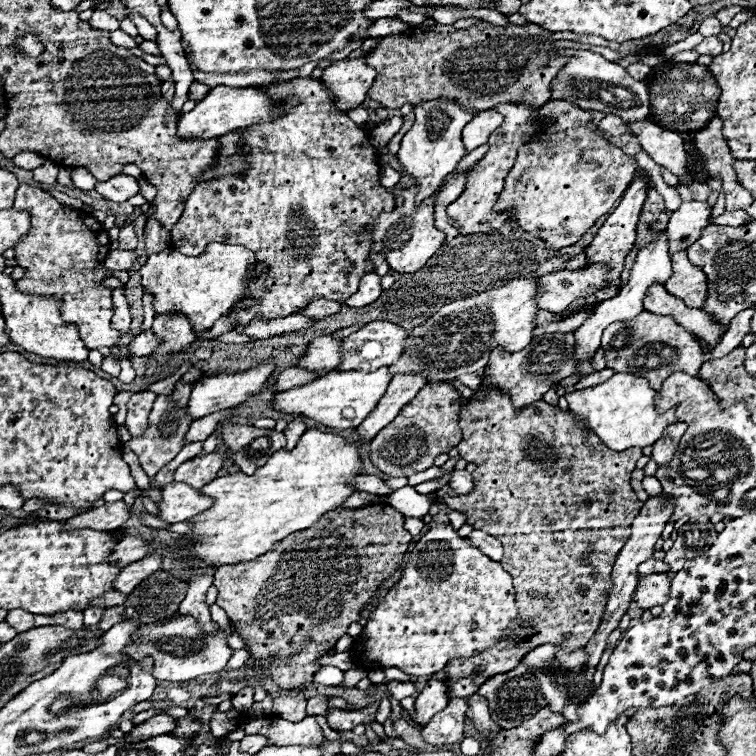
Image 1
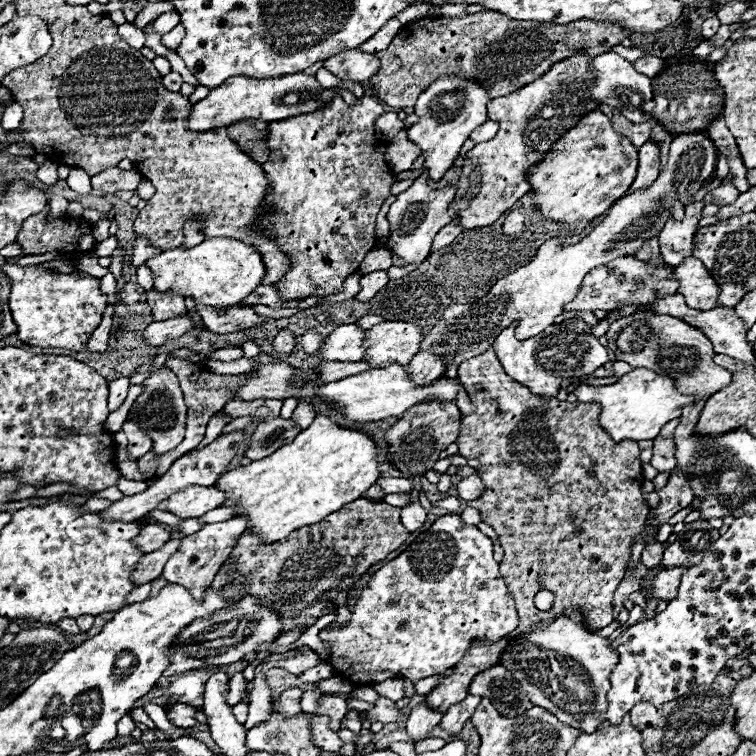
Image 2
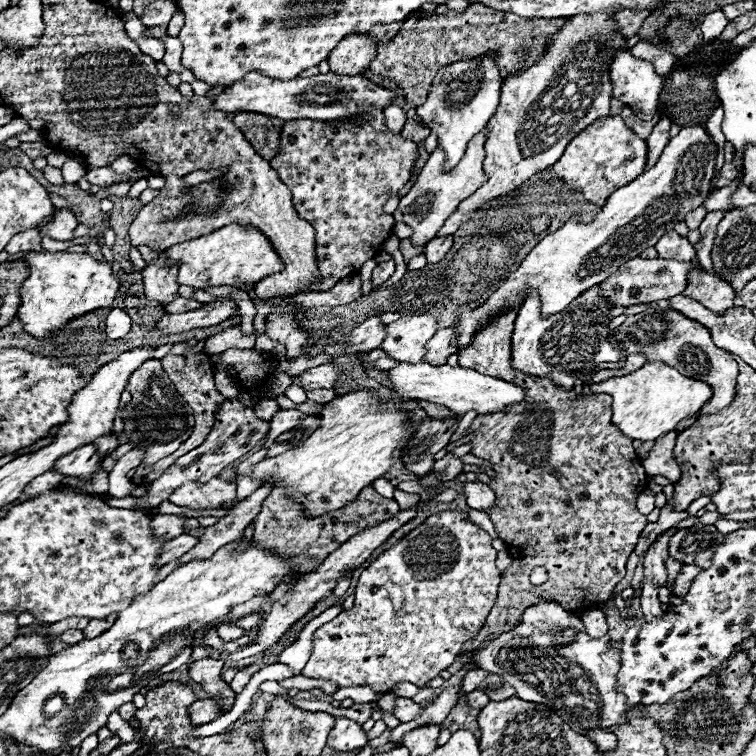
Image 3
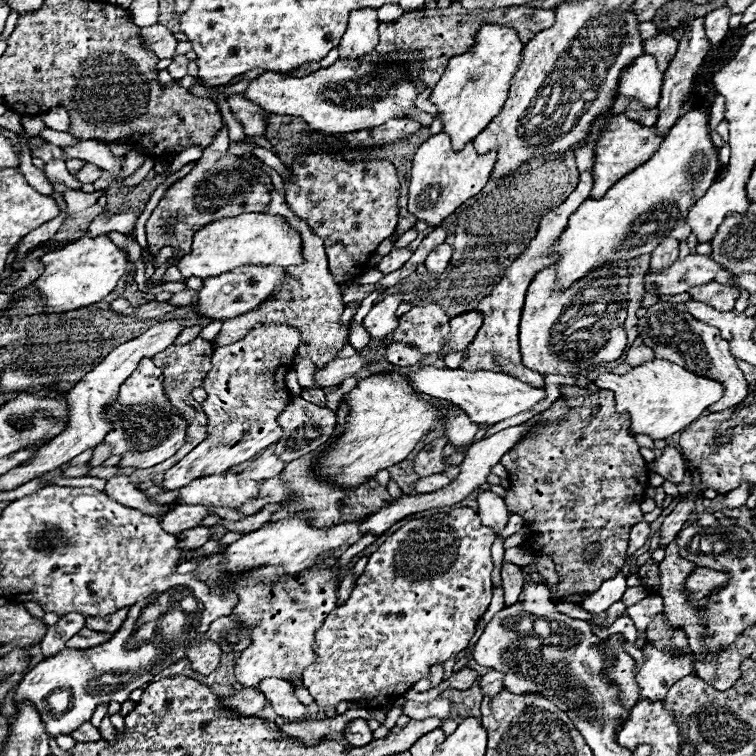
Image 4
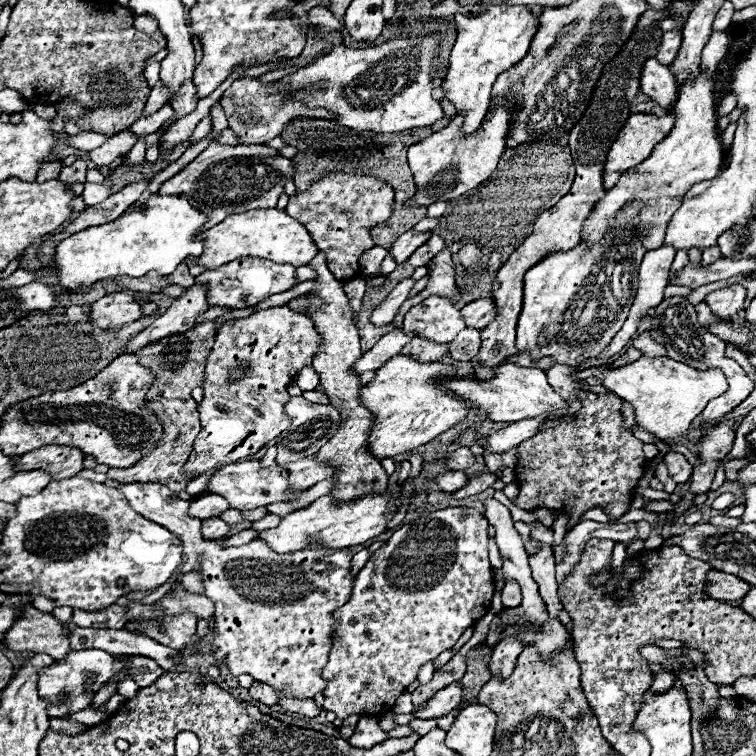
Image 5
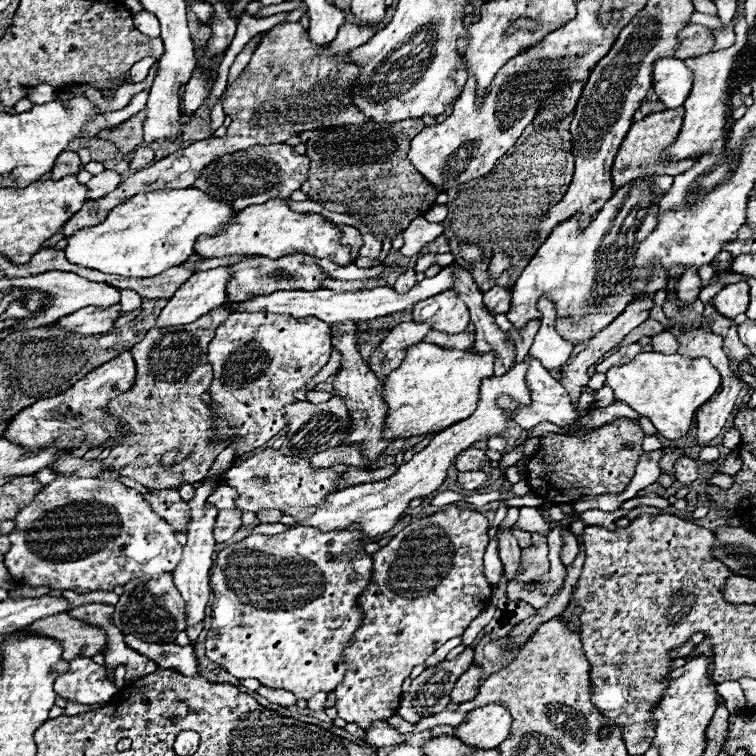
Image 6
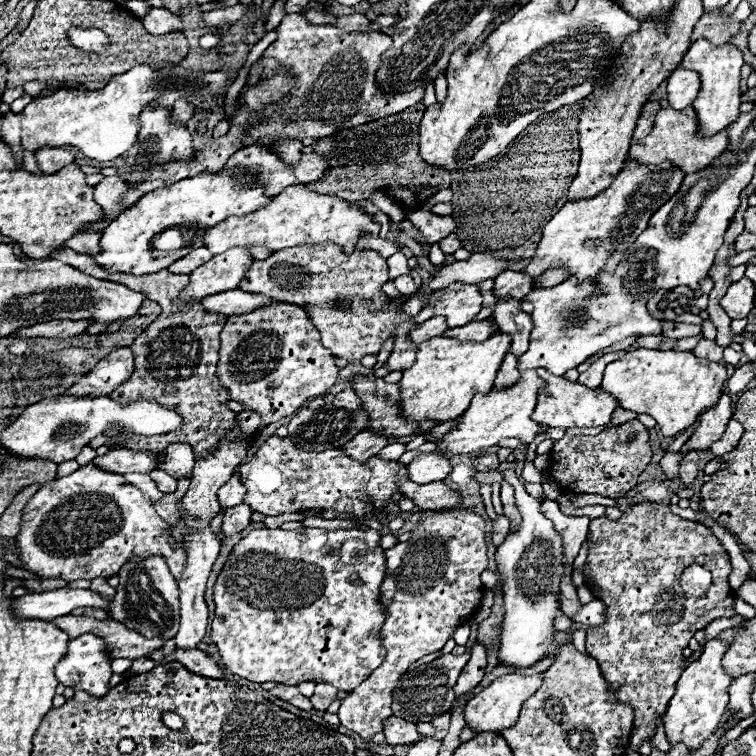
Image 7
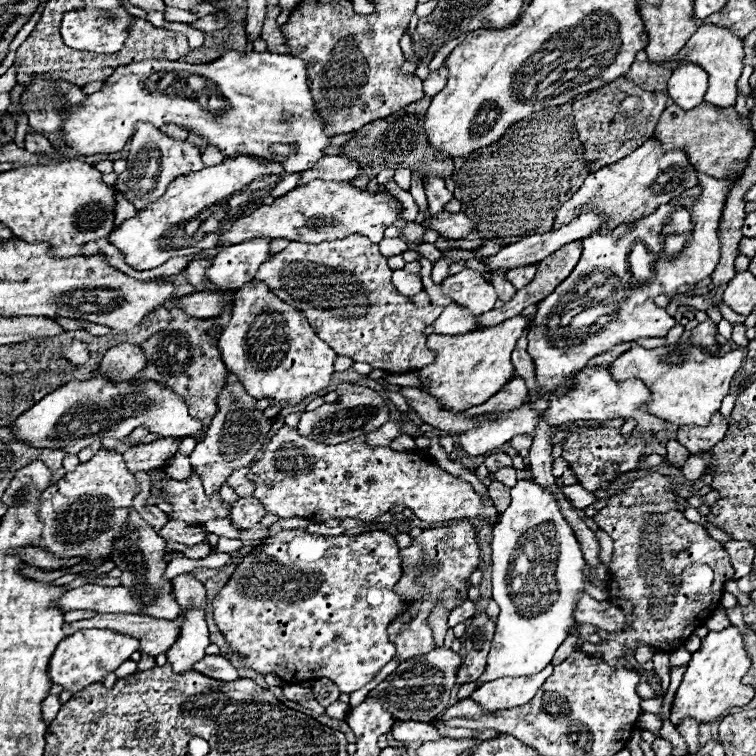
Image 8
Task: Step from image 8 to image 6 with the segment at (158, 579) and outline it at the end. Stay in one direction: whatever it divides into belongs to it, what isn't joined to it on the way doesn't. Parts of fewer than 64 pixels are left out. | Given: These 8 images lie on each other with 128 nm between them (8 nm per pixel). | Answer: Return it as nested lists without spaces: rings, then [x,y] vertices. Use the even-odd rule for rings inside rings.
[[[164,574],[160,580],[148,582],[128,582],[124,594],[120,596],[114,612],[114,624],[122,634],[140,636],[142,640],[154,640],[158,644],[168,644],[186,630],[186,602],[172,582],[172,574]]]

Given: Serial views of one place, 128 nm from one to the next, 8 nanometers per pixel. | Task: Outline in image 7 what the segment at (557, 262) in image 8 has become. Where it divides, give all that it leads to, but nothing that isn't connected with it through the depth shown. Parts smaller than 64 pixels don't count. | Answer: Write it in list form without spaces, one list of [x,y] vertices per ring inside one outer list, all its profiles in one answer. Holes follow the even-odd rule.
[[[562,268],[548,270],[548,272],[544,274],[544,278],[540,278],[540,282],[536,284],[536,288],[550,288],[550,286],[556,286],[556,284],[560,284],[560,282],[566,280],[564,274],[566,274],[566,272],[564,272]],[[480,320],[480,322],[470,322],[466,326],[460,326],[460,328],[448,328],[442,336],[456,338],[460,342],[480,342],[480,340],[488,340],[490,334],[492,334],[490,320]]]

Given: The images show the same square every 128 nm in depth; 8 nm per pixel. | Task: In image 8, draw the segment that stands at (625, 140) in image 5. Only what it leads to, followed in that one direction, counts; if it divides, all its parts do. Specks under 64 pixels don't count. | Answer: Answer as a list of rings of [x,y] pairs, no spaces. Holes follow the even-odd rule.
[[[700,104],[684,112],[682,108],[668,106],[654,130],[654,138],[660,140],[664,152],[682,150],[686,152],[690,164],[696,172],[710,176],[726,176],[734,172],[744,172],[748,164],[748,156],[754,148],[754,136],[750,132],[750,120],[740,120],[734,108],[716,108],[708,104]]]

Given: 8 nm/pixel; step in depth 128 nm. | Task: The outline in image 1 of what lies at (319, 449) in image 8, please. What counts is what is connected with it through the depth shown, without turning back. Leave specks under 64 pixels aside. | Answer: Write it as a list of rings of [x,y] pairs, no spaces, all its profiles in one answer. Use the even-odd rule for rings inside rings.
[[[170,482],[162,488],[162,498],[156,504],[158,504],[158,518],[168,524],[174,524],[184,522],[210,508],[212,498],[200,496],[198,490],[190,488],[188,484]]]

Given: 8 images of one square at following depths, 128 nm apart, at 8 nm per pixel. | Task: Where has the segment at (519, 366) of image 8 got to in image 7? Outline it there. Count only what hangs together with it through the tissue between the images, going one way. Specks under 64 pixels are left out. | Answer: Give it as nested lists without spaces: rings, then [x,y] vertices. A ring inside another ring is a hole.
[[[506,300],[498,302],[494,310],[494,320],[500,326],[500,332],[512,336],[512,354],[522,356],[528,350],[528,338],[532,332],[532,318],[530,314],[520,310],[518,300]]]

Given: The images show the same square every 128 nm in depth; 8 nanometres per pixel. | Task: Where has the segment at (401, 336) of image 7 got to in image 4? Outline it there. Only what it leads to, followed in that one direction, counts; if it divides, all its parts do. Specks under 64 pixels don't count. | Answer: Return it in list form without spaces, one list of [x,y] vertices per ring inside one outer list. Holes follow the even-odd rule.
[[[240,266],[232,272],[226,272],[224,276],[208,278],[202,288],[202,296],[198,300],[198,316],[204,318],[216,318],[216,320],[228,320],[236,318],[240,314],[246,314],[248,310],[256,308],[262,300],[266,300],[272,290],[284,282],[284,268],[276,266]]]

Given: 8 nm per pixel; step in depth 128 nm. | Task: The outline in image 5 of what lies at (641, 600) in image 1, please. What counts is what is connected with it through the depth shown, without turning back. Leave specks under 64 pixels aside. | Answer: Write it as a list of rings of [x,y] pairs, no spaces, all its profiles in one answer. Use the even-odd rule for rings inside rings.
[[[708,572],[706,576],[706,582],[710,586],[716,586],[716,600],[742,600],[748,592],[750,592],[750,584],[732,576],[732,574],[726,574],[726,572]]]

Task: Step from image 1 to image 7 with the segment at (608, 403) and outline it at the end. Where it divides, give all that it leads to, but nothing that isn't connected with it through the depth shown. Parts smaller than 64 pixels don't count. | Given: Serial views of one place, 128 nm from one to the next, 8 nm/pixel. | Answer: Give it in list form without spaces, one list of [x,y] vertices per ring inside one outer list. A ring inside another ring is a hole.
[[[640,348],[606,366],[602,388],[618,398],[622,408],[652,416],[664,436],[676,436],[692,426],[702,410],[718,402],[724,382],[726,368],[718,362],[696,358],[692,352]]]

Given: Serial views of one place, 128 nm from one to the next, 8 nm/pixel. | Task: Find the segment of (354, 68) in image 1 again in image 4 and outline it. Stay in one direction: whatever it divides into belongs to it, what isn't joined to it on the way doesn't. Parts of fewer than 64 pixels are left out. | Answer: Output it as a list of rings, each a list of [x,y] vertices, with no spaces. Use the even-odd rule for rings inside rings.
[[[356,10],[350,16],[346,34],[338,46],[338,58],[358,60],[370,54],[378,44],[378,16],[376,10]]]

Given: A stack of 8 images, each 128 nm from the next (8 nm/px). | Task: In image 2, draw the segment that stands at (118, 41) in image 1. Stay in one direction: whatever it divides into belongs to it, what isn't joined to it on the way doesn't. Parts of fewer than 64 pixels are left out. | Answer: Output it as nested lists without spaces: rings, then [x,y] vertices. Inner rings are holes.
[[[122,24],[122,26],[118,26],[118,34],[120,34],[120,38],[122,38],[124,42],[128,42],[130,48],[142,48],[142,46],[144,46],[144,40],[146,40],[144,30],[140,30],[140,28],[132,26],[132,24]]]

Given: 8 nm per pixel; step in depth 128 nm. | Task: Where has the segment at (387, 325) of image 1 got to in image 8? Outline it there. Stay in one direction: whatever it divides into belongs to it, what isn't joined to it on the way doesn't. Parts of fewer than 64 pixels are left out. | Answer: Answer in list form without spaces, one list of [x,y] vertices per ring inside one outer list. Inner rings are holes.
[[[464,268],[462,272],[448,276],[442,282],[442,292],[452,298],[454,304],[462,306],[470,314],[484,314],[492,310],[494,302],[498,300],[494,286],[486,282],[480,272]]]

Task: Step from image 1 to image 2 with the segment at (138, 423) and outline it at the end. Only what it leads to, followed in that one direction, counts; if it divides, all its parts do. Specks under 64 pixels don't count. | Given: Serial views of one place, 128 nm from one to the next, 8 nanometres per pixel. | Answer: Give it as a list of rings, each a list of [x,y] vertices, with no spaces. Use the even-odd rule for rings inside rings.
[[[128,416],[128,420],[124,422],[122,430],[124,430],[126,436],[128,436],[128,442],[130,442],[130,444],[128,444],[128,452],[132,454],[134,460],[140,458],[144,452],[148,452],[148,450],[152,448],[150,436],[144,434],[138,426],[134,426],[134,418],[132,418],[132,416]]]

